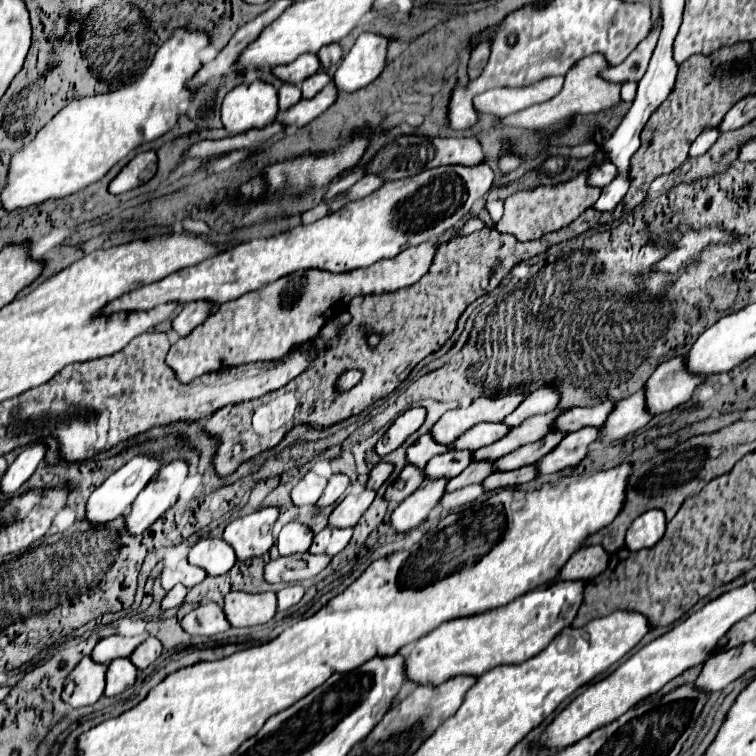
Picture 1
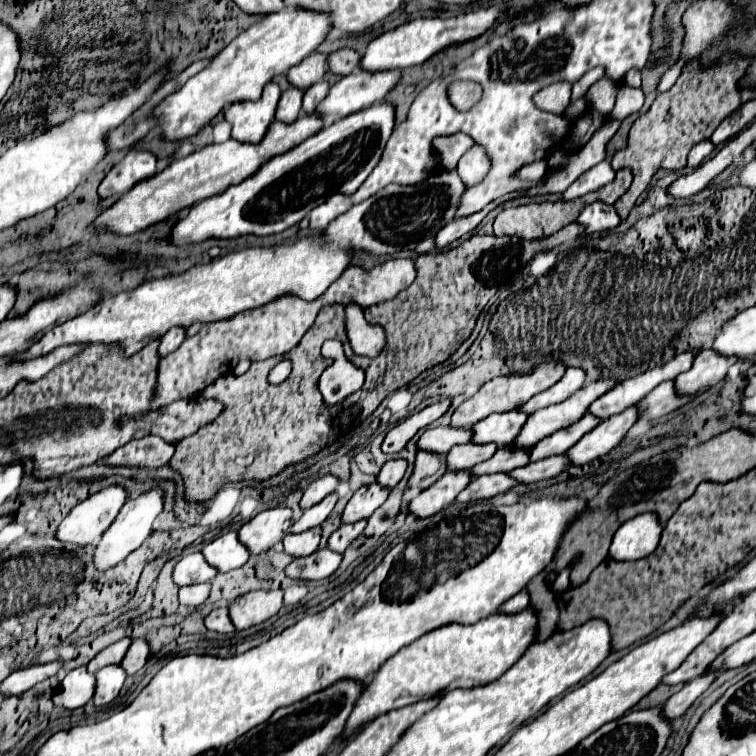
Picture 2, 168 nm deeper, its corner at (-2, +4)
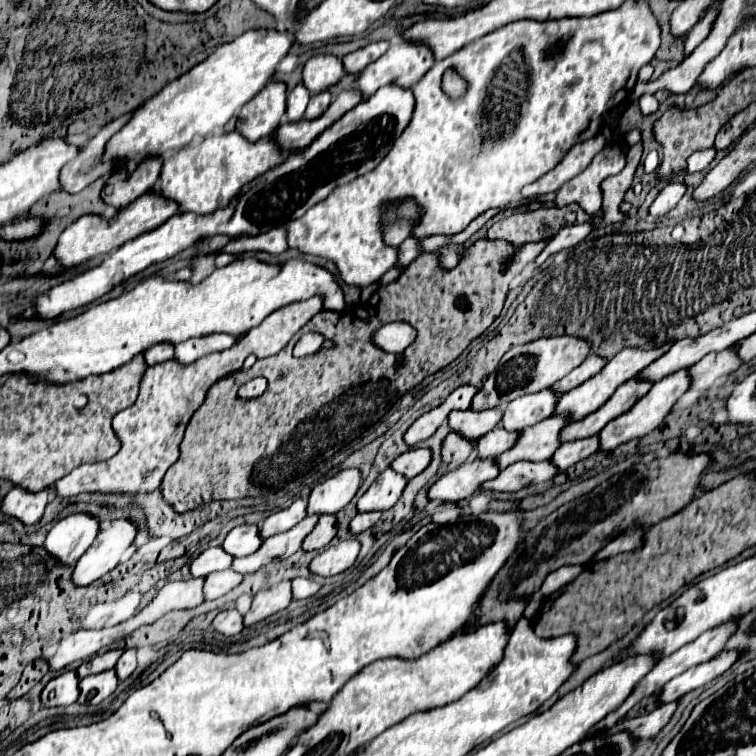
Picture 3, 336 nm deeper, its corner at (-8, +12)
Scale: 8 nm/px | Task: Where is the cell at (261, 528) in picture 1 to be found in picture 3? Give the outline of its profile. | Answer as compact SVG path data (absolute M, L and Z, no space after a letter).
M298 498L298 500L294 500L292 506L270 514L270 516L262 522L258 534L260 534L262 540L266 540L266 538L270 538L270 536L274 536L274 534L280 534L280 532L290 530L290 528L292 528L294 524L298 524L304 516L306 516L306 502L302 502L302 500Z

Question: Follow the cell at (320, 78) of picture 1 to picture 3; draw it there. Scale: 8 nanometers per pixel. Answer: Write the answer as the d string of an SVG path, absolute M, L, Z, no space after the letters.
M326 90L326 92L312 94L312 98L310 98L310 104L308 104L308 108L306 108L306 114L304 114L304 118L312 120L312 118L320 116L320 114L322 114L322 112L328 108L330 100L332 100L332 94L330 94L328 90Z

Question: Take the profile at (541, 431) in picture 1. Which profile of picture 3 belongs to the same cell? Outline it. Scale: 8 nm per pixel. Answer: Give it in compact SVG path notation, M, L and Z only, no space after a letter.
M666 344L666 348L652 348L650 352L638 352L638 348L626 348L626 350L618 352L618 354L598 372L598 376L592 376L592 378L586 380L584 384L580 384L580 386L572 388L570 392L562 394L562 396L558 398L558 402L556 402L554 414L568 414L572 422L574 422L574 420L582 420L582 418L588 416L590 412L598 410L598 408L616 392L616 388L618 388L620 384L624 384L624 382L628 382L630 378L634 378L642 368L646 368L652 360L656 360L658 356L662 356L668 348L670 348L670 344Z

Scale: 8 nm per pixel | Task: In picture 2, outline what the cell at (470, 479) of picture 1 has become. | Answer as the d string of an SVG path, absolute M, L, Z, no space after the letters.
M506 444L506 446L500 446L496 450L496 454L486 460L486 462L480 462L472 468L472 474L474 476L482 476L482 474L494 474L494 472L510 472L514 468L522 468L524 464L528 464L528 450L530 448L520 448L516 444Z

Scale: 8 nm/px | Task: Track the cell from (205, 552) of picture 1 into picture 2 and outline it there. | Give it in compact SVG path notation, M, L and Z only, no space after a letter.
M230 530L220 538L216 538L214 542L206 544L202 554L208 564L218 568L218 572L230 572L234 568L240 568L250 558L244 544L240 544L236 530Z

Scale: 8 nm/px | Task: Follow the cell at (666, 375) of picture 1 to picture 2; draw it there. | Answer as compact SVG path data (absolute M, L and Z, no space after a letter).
M706 348L704 352L700 352L692 364L692 368L684 374L680 374L676 378L676 390L678 394L692 394L692 392L698 392L700 388L702 390L708 390L710 386L718 384L728 368L732 364L736 364L740 358L736 356L722 356L718 354L716 350L712 348Z

